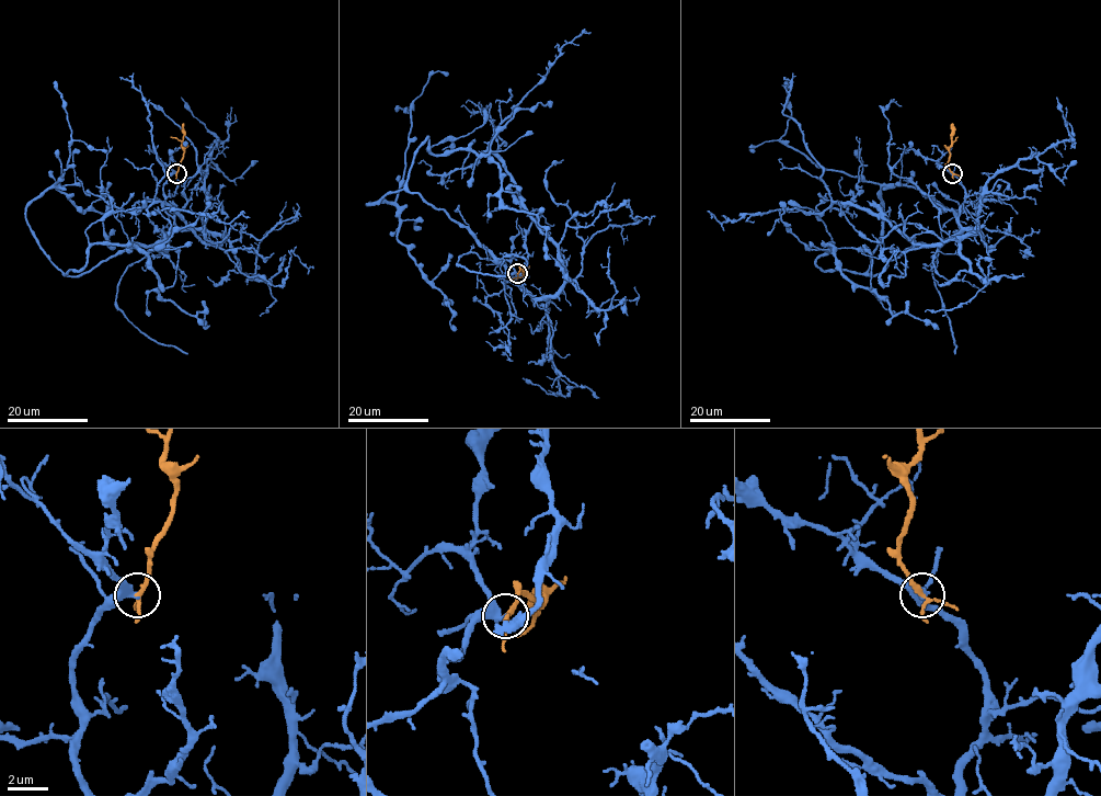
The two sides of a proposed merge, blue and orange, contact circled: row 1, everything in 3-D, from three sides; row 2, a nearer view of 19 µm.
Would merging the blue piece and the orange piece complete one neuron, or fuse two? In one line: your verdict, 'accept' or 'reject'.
accept

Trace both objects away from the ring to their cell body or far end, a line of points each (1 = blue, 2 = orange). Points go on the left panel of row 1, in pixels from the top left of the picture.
1: (175, 173), (163, 241), (66, 273), (92, 243), (135, 246), (159, 295), (204, 314), (204, 329)
2: (175, 173), (184, 152), (183, 123)

